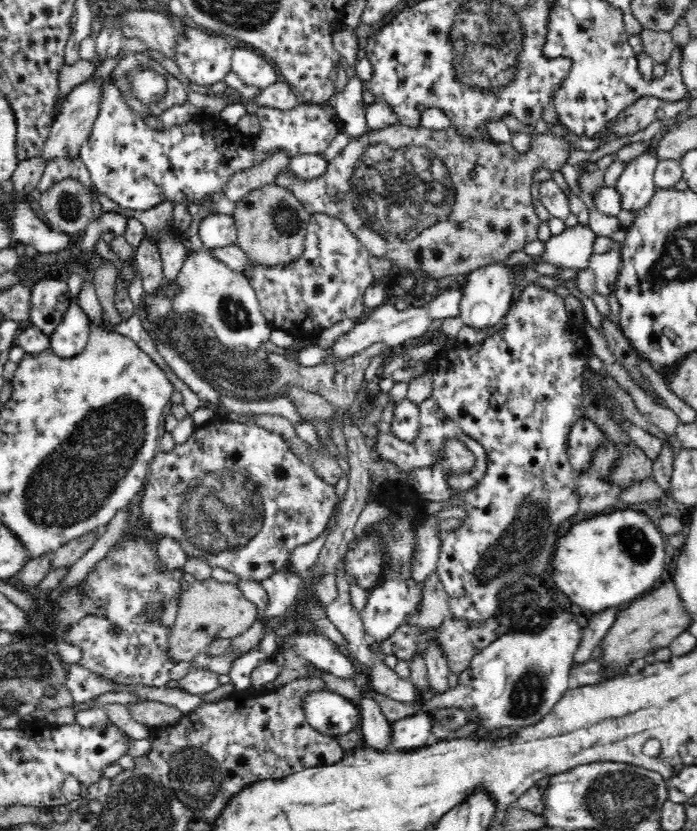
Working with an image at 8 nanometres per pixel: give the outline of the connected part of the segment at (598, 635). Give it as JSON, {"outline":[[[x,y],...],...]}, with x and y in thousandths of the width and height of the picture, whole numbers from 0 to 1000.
{"outline":[[[878,730],[875,734],[869,733],[861,736],[861,739],[848,739],[844,742],[846,751],[841,753],[838,770],[835,770],[835,775],[829,777],[829,782],[826,782],[826,787],[824,787],[824,794],[828,801],[835,801],[835,799],[846,797],[846,794],[852,792],[849,787],[852,787],[855,782],[861,782],[861,775],[879,752],[887,733],[888,732]]]}

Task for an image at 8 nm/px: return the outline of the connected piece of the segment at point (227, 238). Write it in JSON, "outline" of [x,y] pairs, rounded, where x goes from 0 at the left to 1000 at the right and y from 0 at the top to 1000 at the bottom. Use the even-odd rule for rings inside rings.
{"outline":[[[307,256],[290,262],[286,283],[296,301],[339,295],[340,274],[333,259]]]}

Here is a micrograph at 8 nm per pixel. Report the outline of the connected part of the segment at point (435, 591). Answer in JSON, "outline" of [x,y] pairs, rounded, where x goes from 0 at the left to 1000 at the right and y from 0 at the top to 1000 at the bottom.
{"outline":[[[628,687],[618,688],[610,698],[608,720],[601,729],[594,748],[603,755],[627,755],[647,740],[646,715],[637,700],[628,694]]]}

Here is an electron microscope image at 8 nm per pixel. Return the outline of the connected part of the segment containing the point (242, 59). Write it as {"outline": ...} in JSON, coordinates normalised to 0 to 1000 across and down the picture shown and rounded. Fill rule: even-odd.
{"outline":[[[347,55],[336,57],[331,65],[331,85],[341,90],[352,102],[379,107],[399,96],[397,85],[376,66],[353,60]]]}

